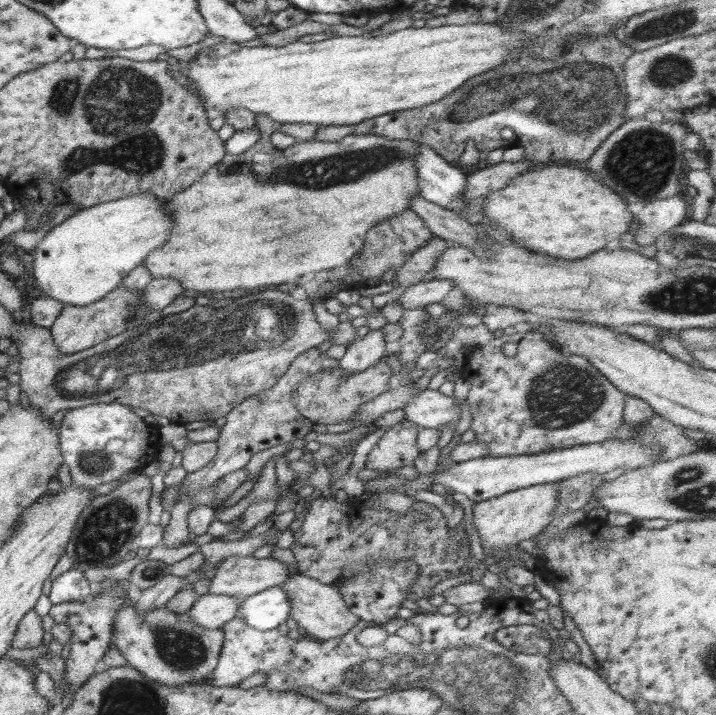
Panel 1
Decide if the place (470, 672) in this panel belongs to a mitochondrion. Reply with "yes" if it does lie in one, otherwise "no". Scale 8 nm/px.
yes

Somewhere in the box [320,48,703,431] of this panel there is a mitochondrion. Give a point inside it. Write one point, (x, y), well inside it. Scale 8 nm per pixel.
(587, 103)

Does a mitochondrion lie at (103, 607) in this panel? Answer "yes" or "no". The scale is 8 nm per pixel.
no

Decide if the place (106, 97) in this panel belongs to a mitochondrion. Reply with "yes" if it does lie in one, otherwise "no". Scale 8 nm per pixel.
yes

